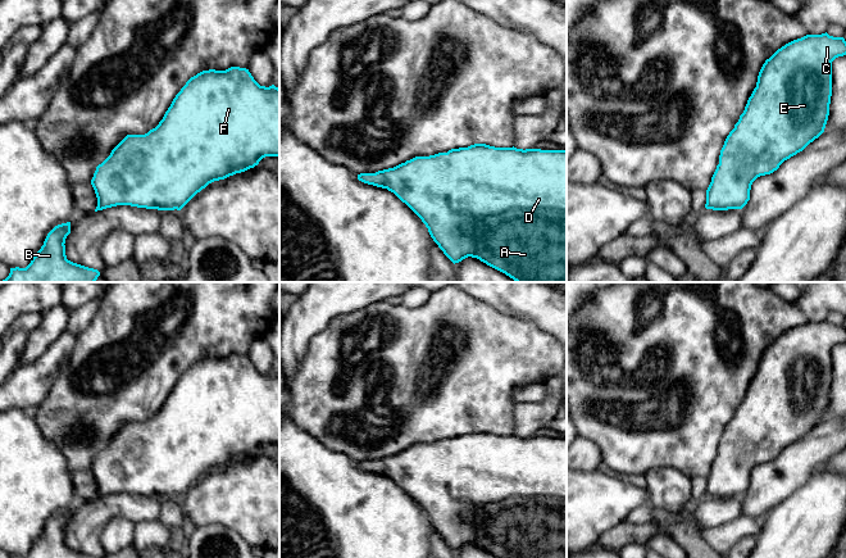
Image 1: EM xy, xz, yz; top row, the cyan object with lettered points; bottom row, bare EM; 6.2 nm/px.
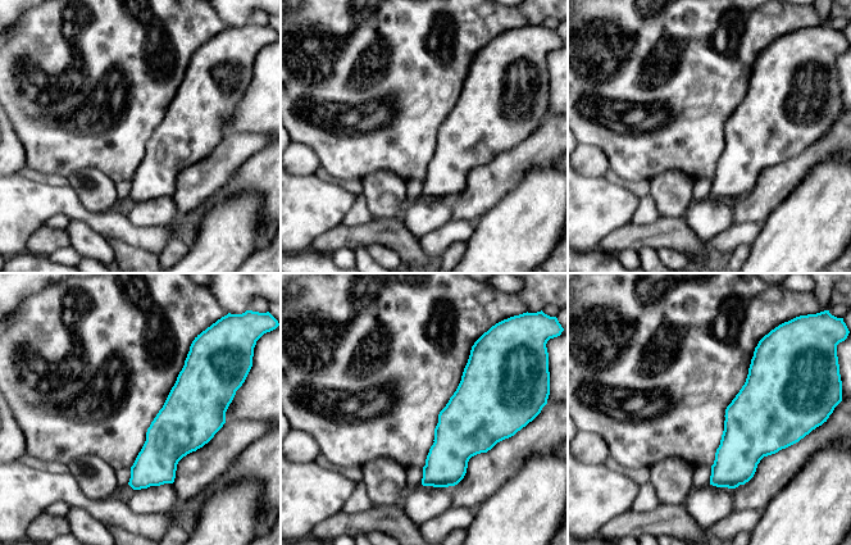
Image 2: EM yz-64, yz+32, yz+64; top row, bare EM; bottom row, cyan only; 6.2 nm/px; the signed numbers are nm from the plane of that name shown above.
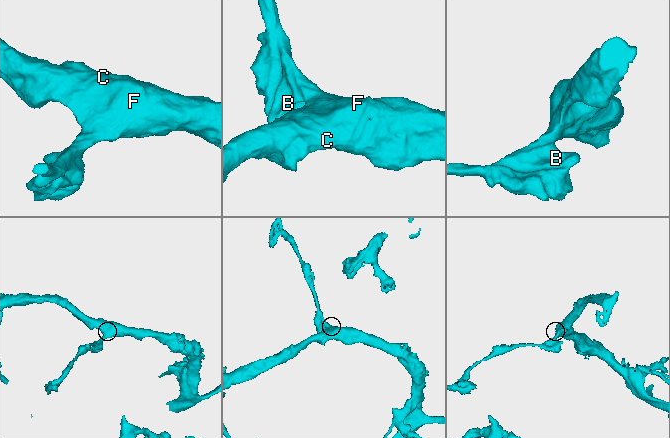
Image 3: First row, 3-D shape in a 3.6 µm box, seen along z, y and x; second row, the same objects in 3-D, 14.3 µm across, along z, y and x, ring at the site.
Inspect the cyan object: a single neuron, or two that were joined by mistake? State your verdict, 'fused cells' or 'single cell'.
single cell

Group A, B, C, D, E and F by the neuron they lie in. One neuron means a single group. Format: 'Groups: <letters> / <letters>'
Groups: A B C D E F

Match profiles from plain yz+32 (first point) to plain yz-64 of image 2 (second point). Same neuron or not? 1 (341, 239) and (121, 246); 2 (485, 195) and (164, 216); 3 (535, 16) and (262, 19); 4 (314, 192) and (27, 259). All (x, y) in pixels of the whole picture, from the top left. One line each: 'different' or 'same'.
1: same
2: different
3: different
4: different

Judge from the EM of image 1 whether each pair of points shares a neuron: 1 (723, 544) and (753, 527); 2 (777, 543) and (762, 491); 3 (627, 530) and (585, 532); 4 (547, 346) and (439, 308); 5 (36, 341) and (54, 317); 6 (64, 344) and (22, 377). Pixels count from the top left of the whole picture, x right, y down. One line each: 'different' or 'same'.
1: same
2: different
3: different
4: same
5: same
6: same

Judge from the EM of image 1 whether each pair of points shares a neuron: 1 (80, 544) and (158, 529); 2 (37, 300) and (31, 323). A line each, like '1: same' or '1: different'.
1: different
2: different

